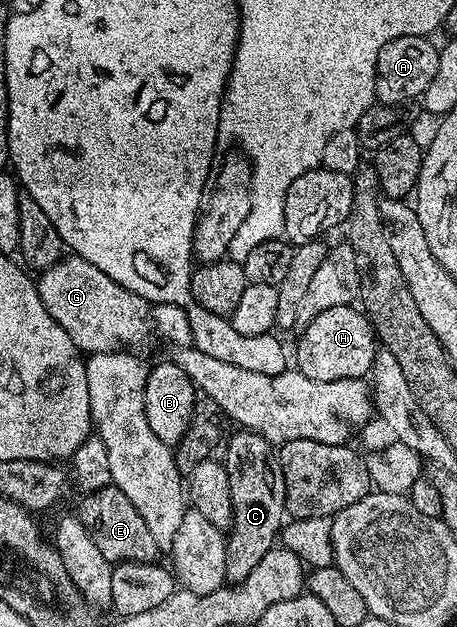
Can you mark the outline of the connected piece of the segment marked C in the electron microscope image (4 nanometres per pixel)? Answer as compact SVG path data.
M239 430L236 433L225 444L227 477L233 494L233 518L226 533L225 574L228 585L245 582L245 578L249 578L249 573L253 571L253 566L257 566L257 562L261 562L261 558L265 558L265 554L276 547L287 511L285 474L276 449L256 432Z

